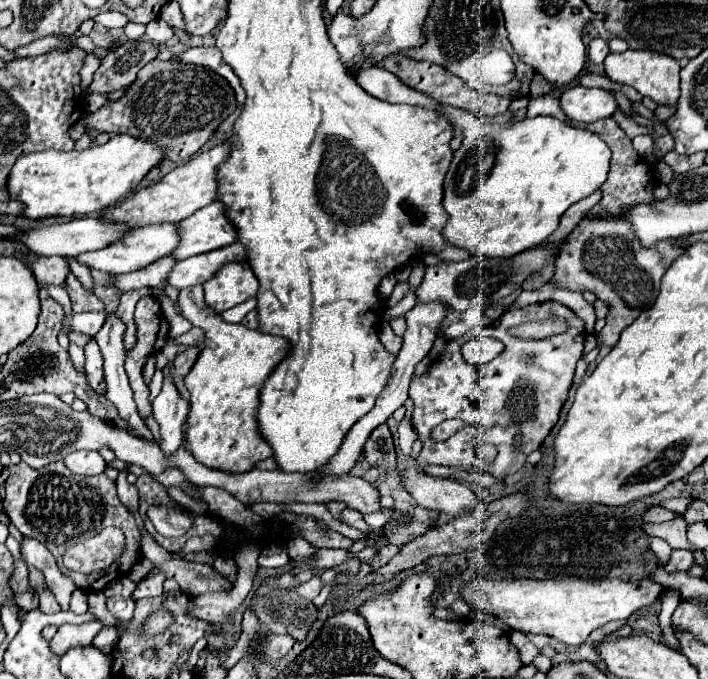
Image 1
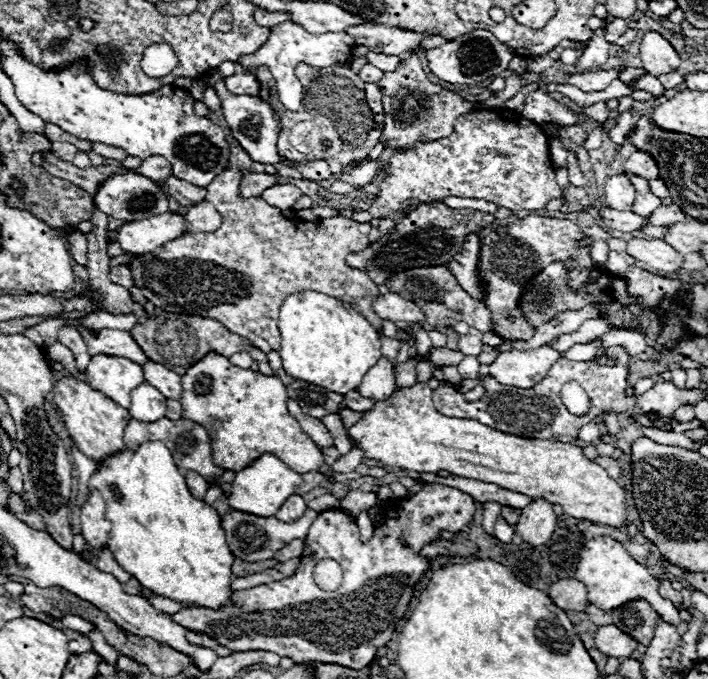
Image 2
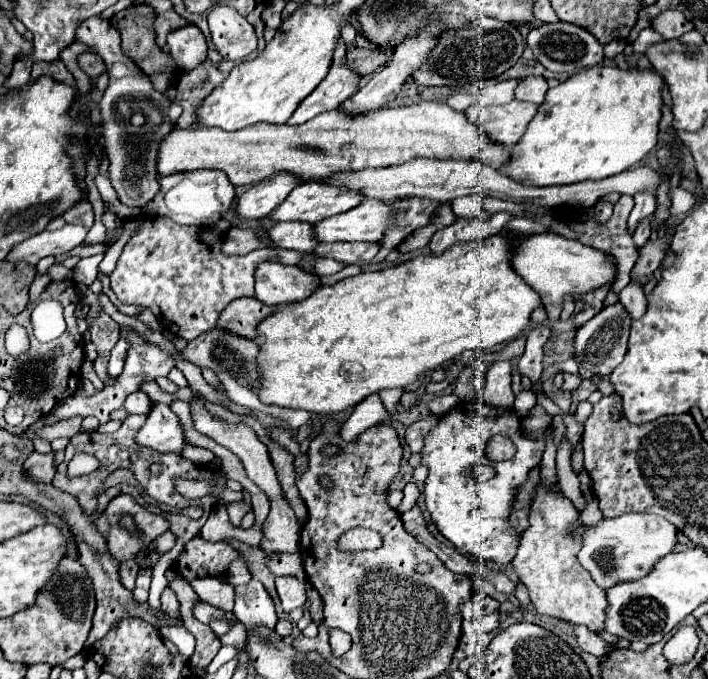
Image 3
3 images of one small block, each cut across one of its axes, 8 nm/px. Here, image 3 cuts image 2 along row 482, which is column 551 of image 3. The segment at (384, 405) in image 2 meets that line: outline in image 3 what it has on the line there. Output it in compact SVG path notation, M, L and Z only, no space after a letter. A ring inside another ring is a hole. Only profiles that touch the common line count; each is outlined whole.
M540 484L536 488L536 498L530 504L528 512L530 526L522 534L518 554L514 556L514 570L518 572L518 578L528 586L530 600L538 614L552 616L570 624L582 624L588 630L600 634L604 630L606 620L606 592L594 584L592 576L578 564L576 554L582 546L582 540L578 534L568 534L566 530L580 520L580 512L574 508L574 504L564 498L562 494L546 492Z

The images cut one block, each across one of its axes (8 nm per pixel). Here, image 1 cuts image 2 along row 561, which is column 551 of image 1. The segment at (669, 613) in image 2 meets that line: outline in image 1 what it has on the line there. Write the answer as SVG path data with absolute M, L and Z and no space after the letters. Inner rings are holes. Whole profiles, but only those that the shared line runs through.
M476 578L464 588L464 600L476 612L502 618L512 630L548 634L558 642L578 646L592 630L610 620L628 620L632 612L652 604L662 594L662 584L652 580L488 580Z

